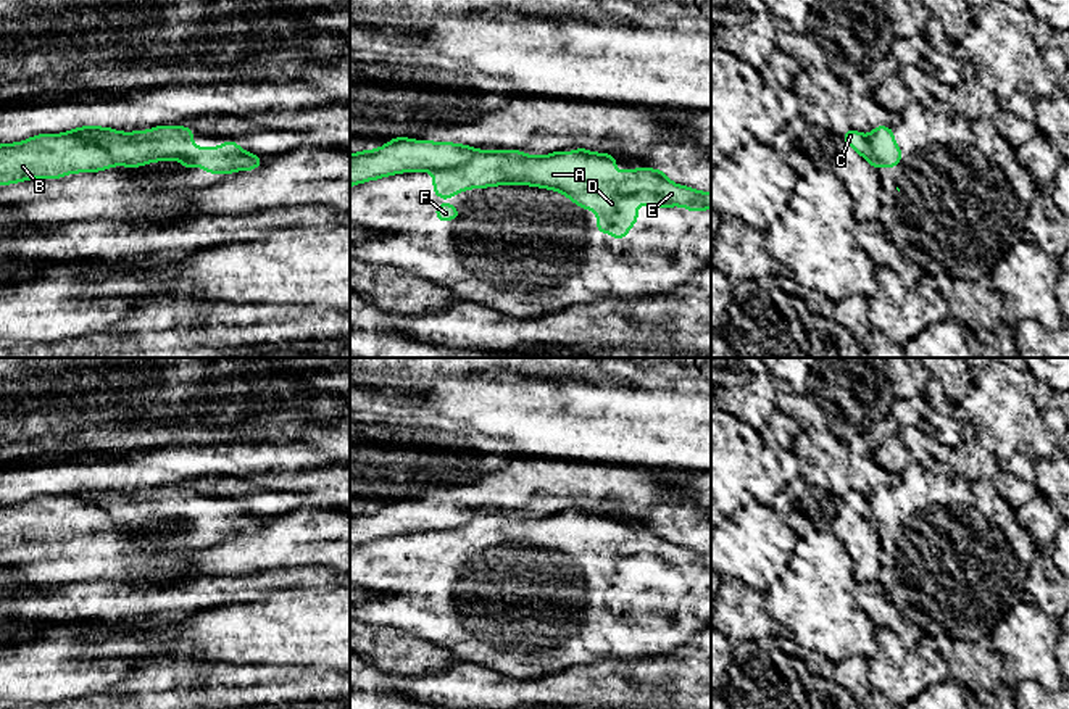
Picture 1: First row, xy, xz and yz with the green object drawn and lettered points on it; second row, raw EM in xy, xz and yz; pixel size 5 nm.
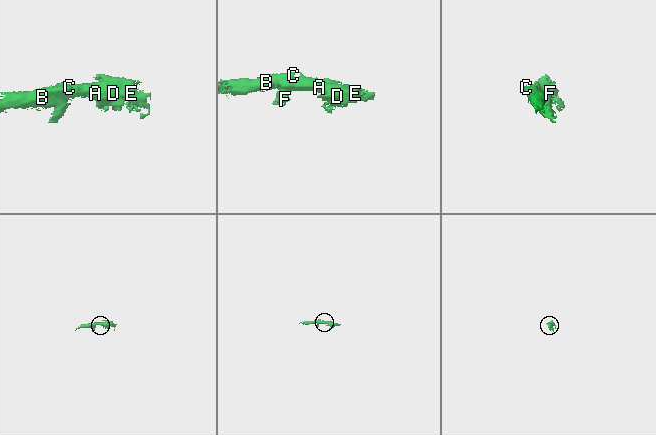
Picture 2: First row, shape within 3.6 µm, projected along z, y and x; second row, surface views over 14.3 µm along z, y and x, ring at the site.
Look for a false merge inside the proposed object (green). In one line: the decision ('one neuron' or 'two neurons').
two neurons

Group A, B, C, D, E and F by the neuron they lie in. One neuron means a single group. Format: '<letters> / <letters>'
A D E F / B C

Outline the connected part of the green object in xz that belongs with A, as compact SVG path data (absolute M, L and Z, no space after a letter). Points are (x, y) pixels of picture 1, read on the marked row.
M577 147L572 153L558 150L543 156L526 155L521 150L480 150L468 163L432 171L432 192L437 198L458 195L468 189L487 189L492 185L534 185L564 193L572 203L584 209L592 209L600 216L595 229L598 234L608 232L614 240L626 238L629 227L637 226L637 208L653 205L656 208L685 206L690 213L711 209L711 192L698 192L687 185L669 180L664 171L653 168L618 172L614 155L593 153Z

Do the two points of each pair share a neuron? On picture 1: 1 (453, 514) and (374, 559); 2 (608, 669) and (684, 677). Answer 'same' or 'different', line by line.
1: different
2: same

